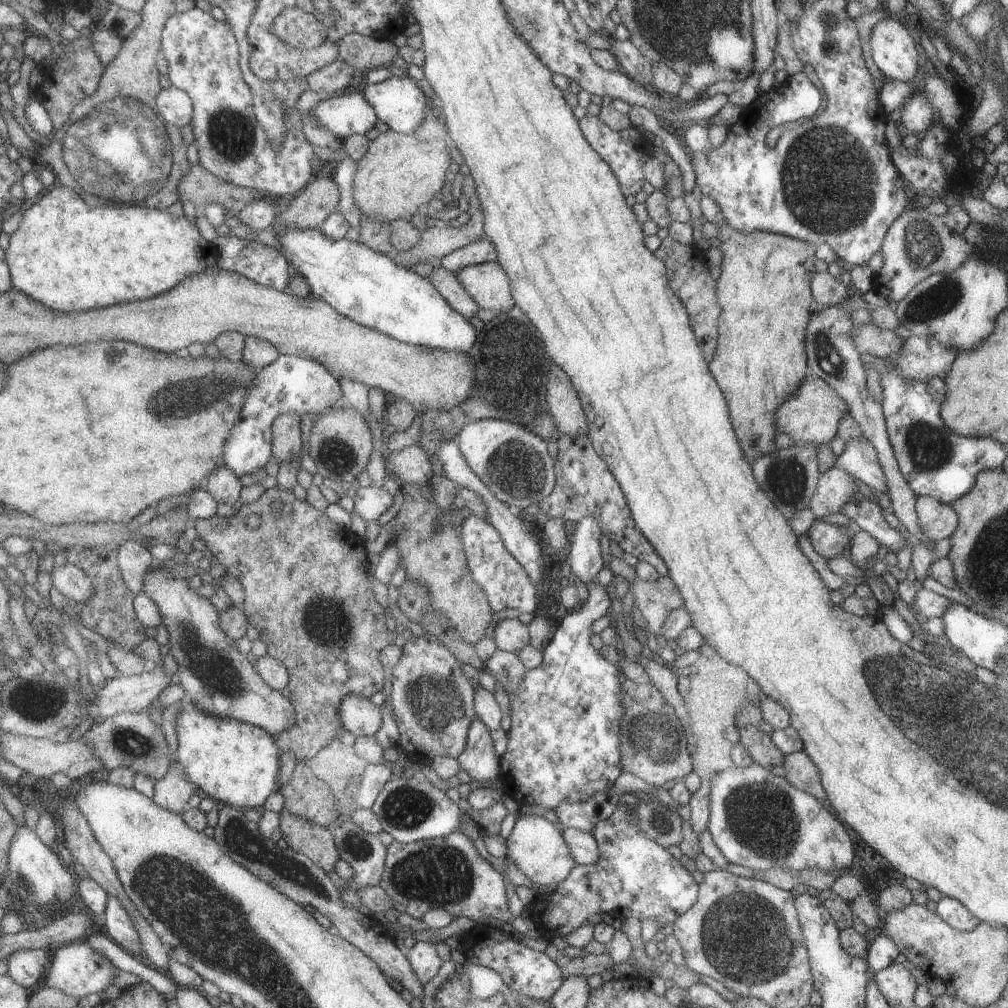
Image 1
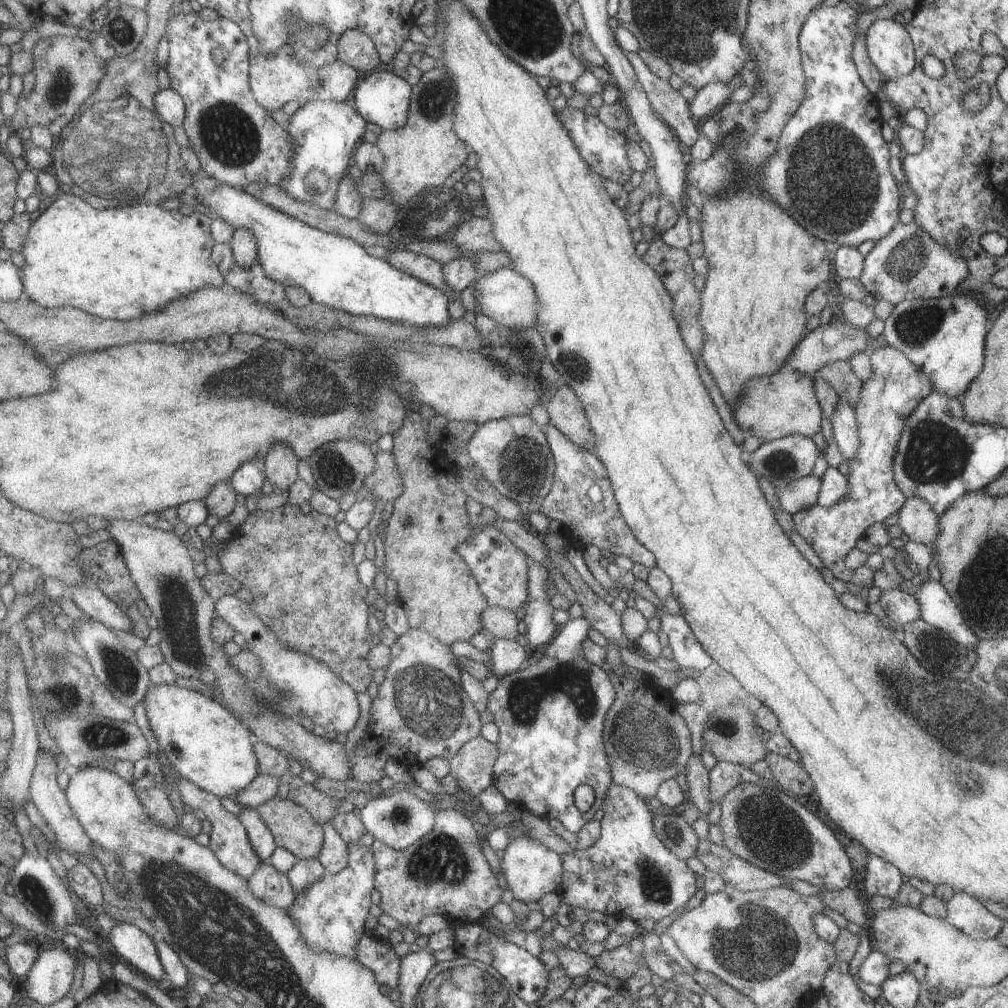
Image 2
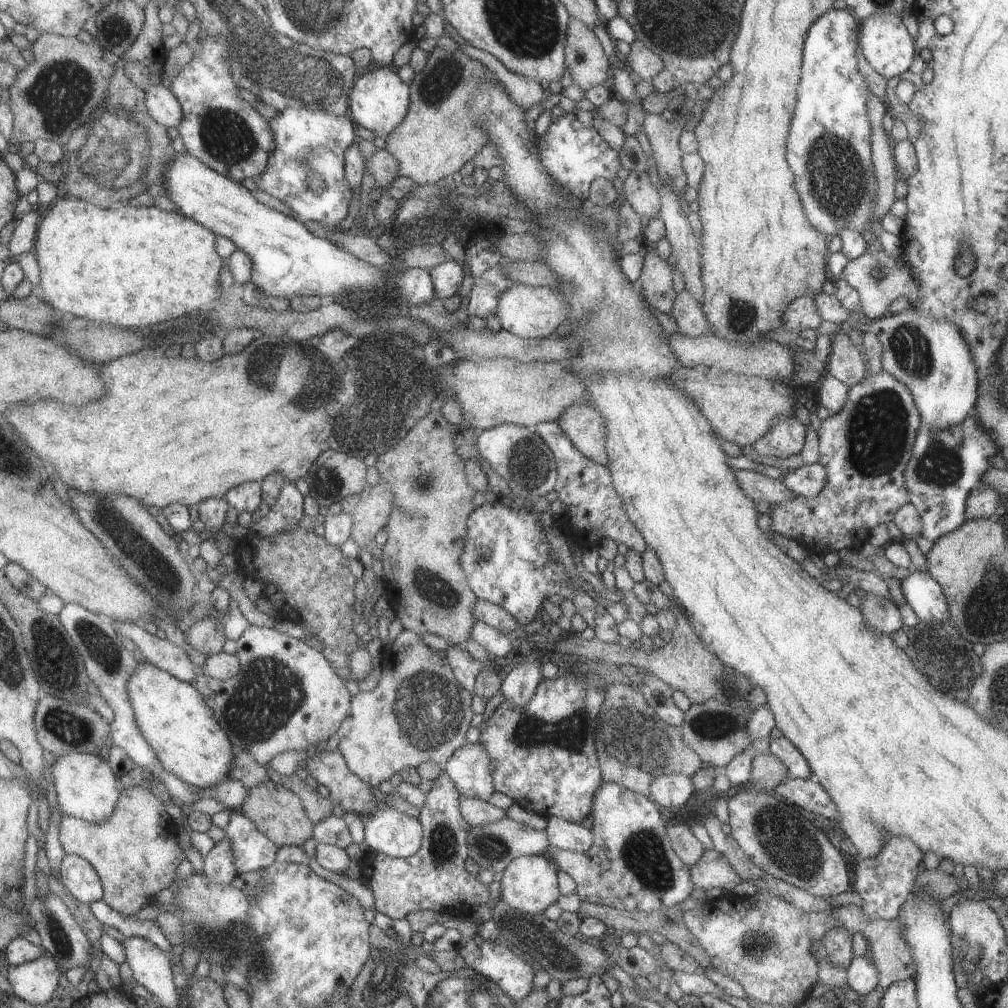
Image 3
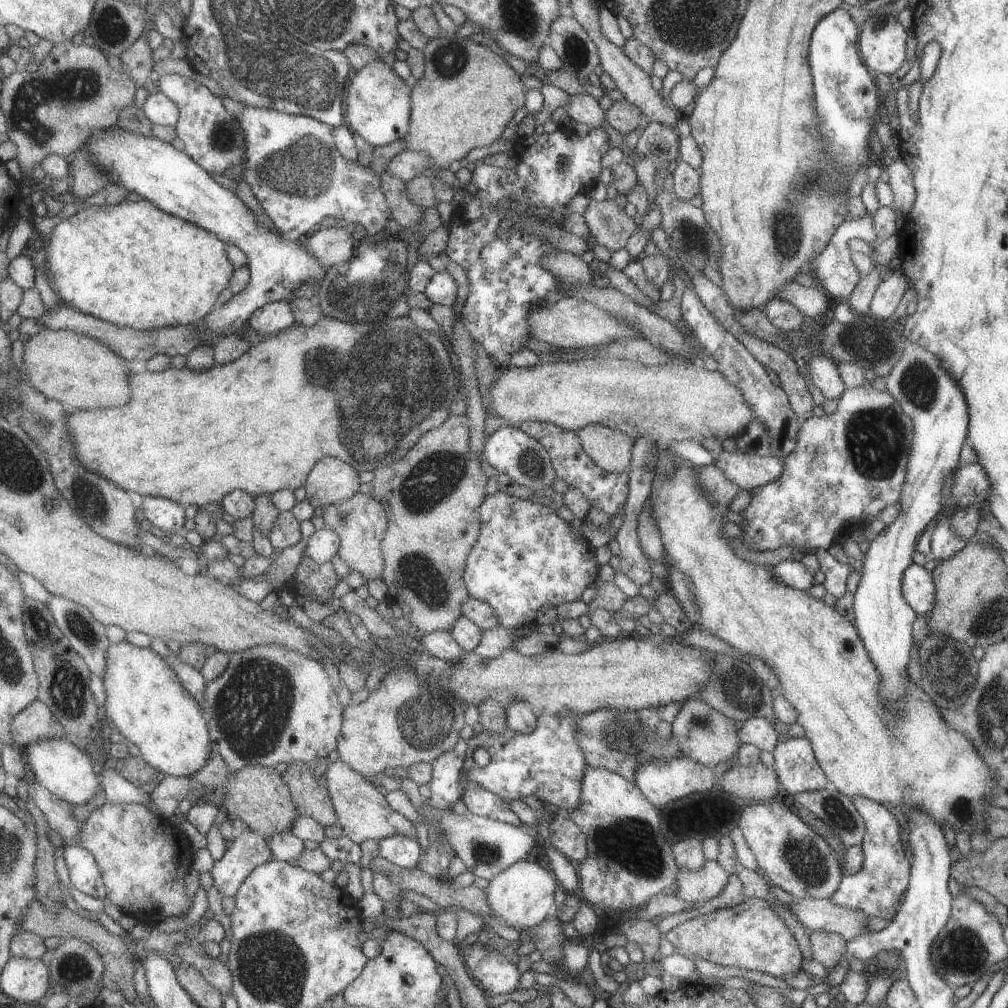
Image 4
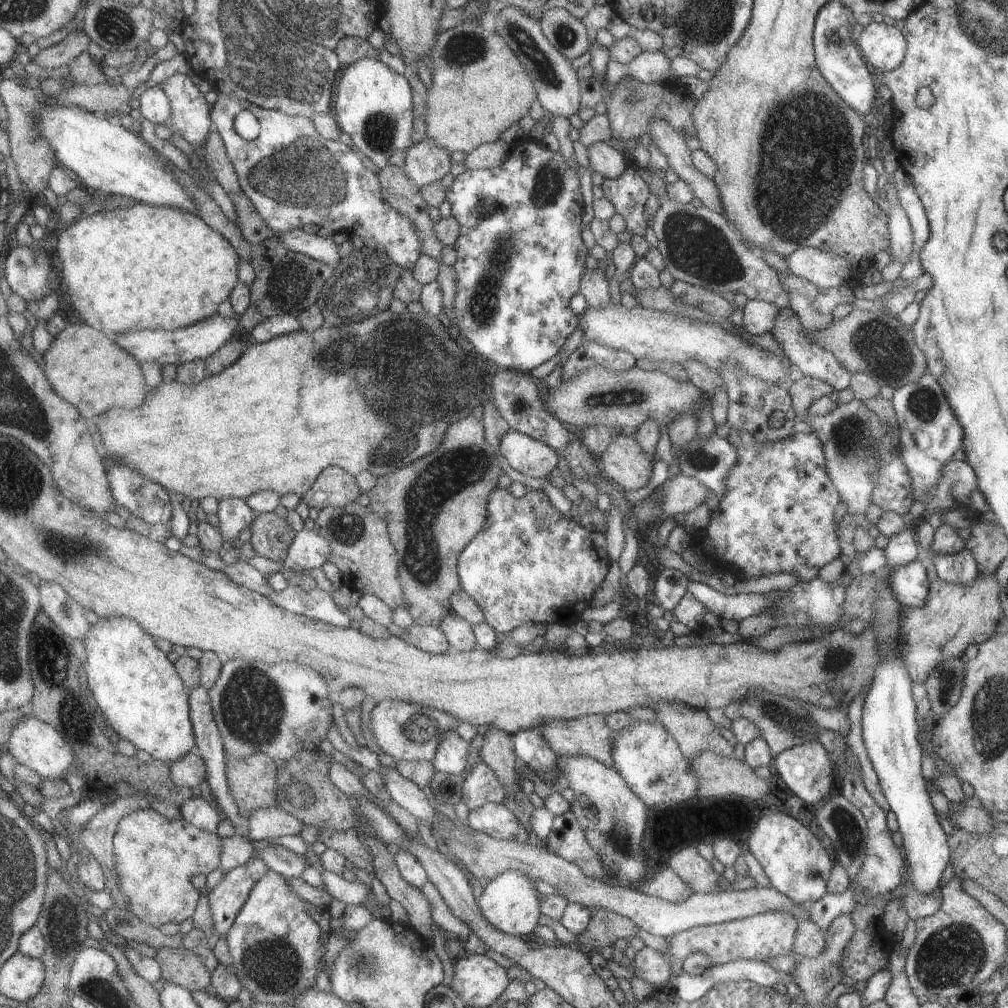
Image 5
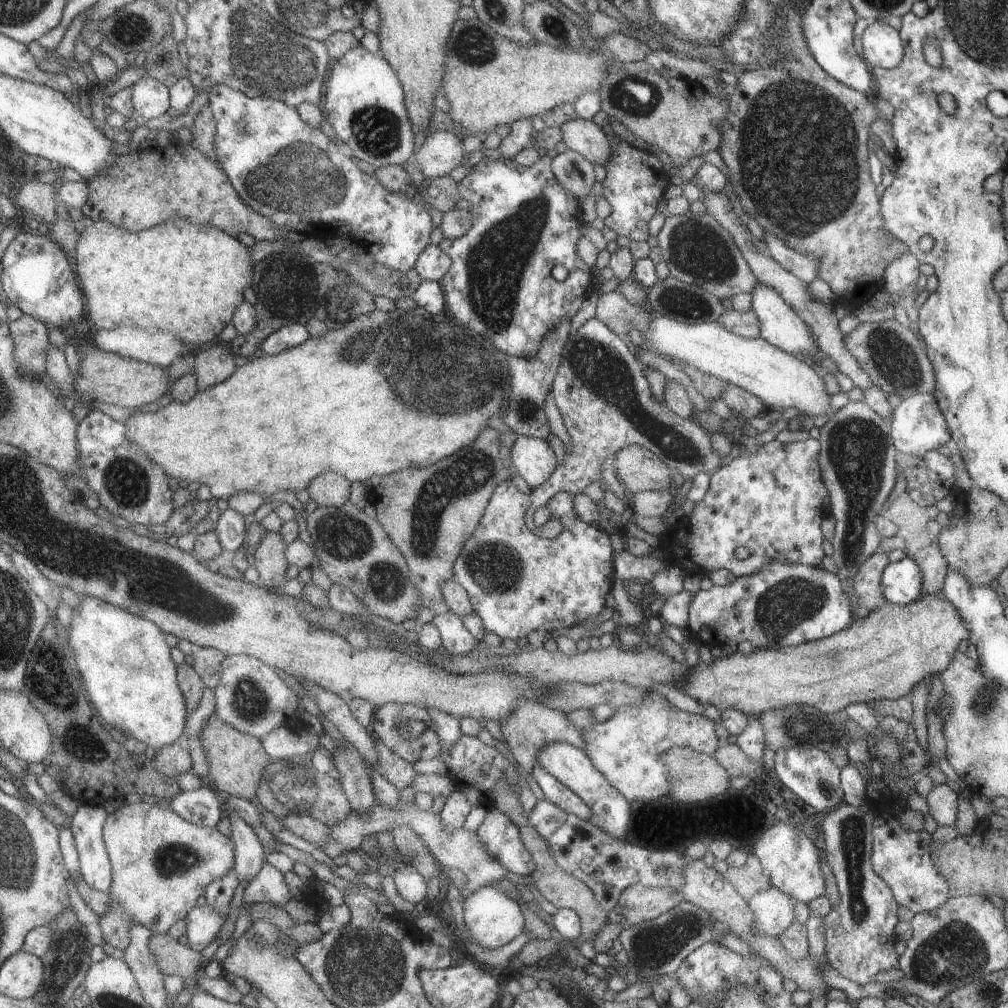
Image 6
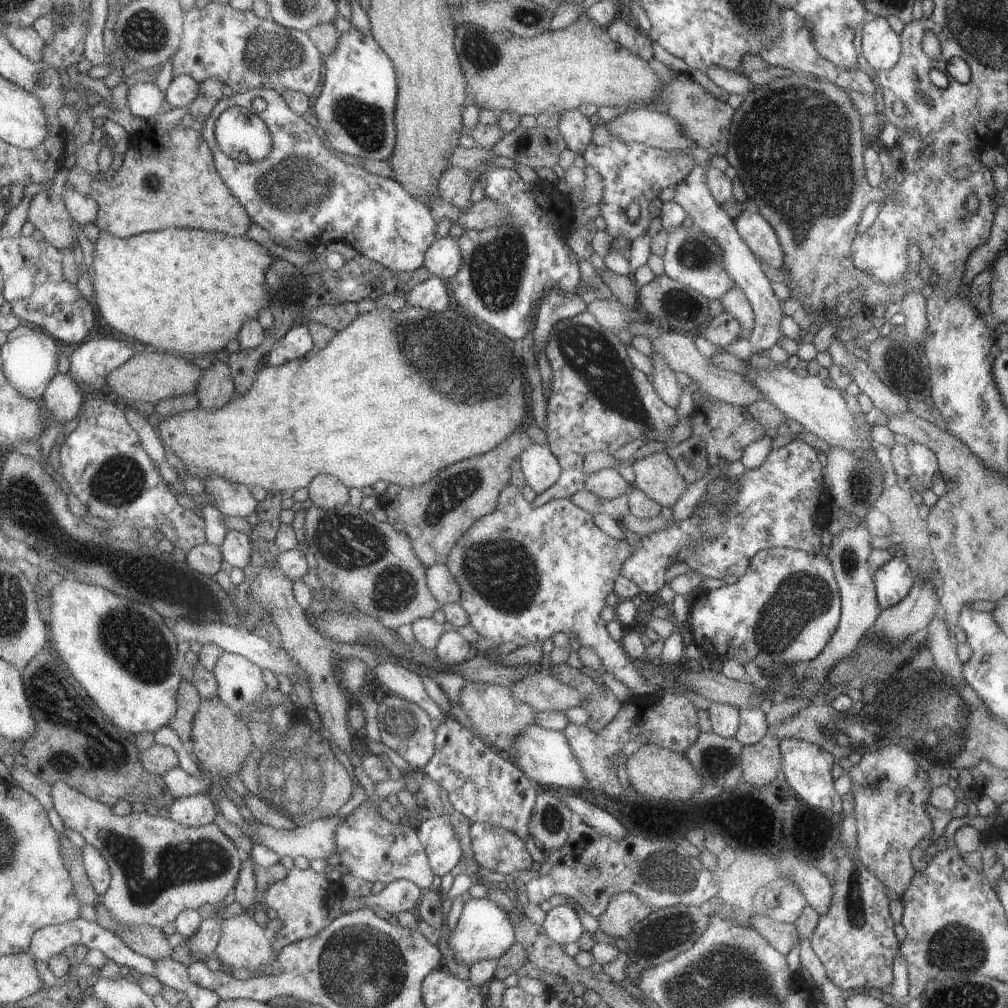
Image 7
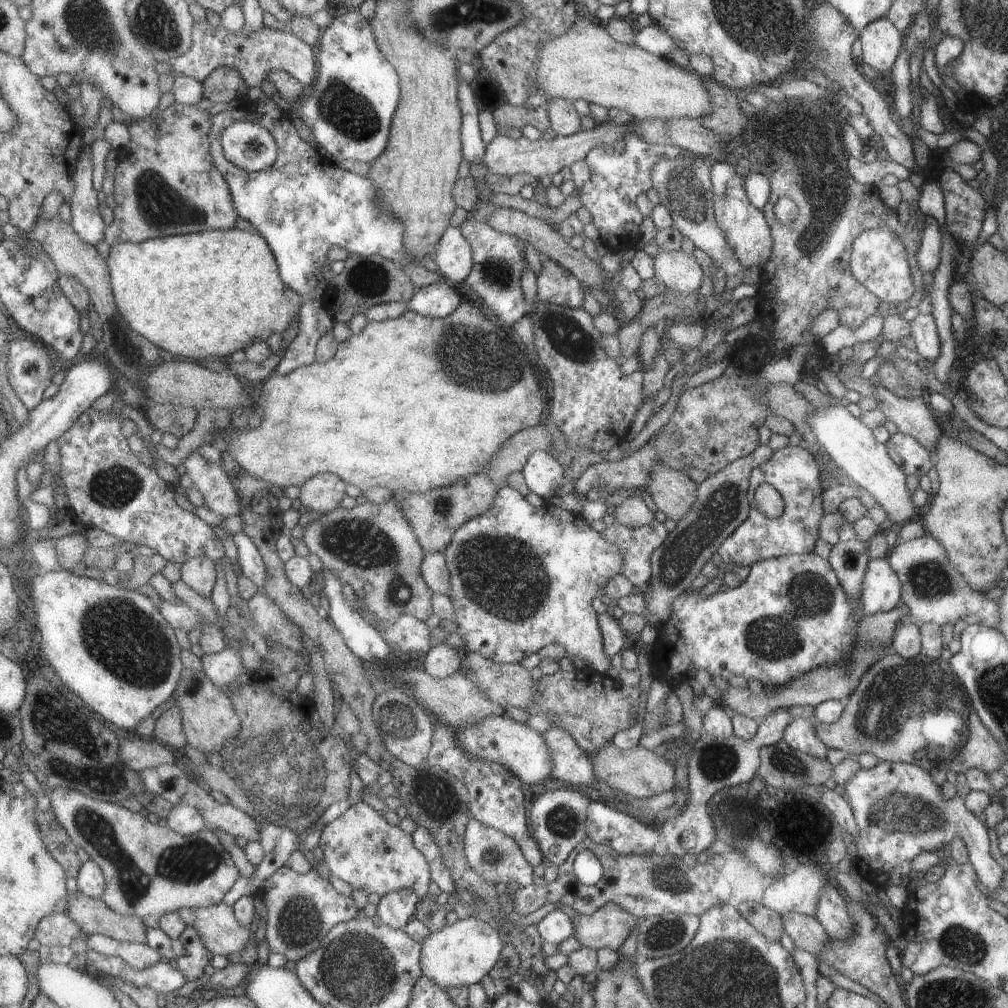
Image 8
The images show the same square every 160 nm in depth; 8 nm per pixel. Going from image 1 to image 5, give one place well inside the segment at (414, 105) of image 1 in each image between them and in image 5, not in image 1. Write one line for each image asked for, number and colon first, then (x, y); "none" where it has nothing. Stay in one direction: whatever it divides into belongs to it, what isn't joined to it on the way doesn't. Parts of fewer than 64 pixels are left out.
2: (382, 97)
3: (378, 101)
4: (377, 107)
5: (372, 106)

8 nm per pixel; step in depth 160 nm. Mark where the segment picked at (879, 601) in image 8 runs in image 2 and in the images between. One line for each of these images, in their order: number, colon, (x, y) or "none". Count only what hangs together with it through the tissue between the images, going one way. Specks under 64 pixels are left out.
2: (935, 606)
3: (923, 594)
4: (917, 587)
5: (908, 583)
6: (900, 582)
7: (892, 581)

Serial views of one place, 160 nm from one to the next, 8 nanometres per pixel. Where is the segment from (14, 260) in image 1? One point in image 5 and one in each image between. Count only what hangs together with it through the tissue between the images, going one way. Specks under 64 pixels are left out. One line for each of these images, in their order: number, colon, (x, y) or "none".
2: (120, 263)
3: (94, 263)
4: (130, 264)
5: (143, 267)

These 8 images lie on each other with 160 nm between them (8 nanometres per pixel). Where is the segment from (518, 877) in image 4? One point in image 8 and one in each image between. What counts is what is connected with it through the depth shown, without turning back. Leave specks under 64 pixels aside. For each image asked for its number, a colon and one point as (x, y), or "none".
5: (507, 902)
6: (492, 919)
7: (483, 931)
8: (459, 954)

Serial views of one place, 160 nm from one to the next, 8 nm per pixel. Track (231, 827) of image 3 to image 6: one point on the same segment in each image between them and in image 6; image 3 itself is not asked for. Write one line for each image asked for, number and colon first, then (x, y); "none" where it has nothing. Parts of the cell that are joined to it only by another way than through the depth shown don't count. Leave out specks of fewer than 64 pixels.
4: (246, 851)
5: (225, 900)
6: (202, 923)

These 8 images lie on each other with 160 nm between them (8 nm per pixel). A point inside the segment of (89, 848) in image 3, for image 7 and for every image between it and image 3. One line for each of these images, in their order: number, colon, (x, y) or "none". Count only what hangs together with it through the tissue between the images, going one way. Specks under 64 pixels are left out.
4: (144, 862)
5: (155, 857)
6: (160, 863)
7: (158, 868)

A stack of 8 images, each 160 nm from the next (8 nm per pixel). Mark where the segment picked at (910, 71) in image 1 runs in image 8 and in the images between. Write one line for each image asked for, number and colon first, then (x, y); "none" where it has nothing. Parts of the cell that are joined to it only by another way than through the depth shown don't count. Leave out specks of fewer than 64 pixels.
2: (889, 47)
3: (885, 44)
4: (881, 39)
5: (882, 45)
6: (881, 46)
7: (880, 45)
8: (881, 42)

